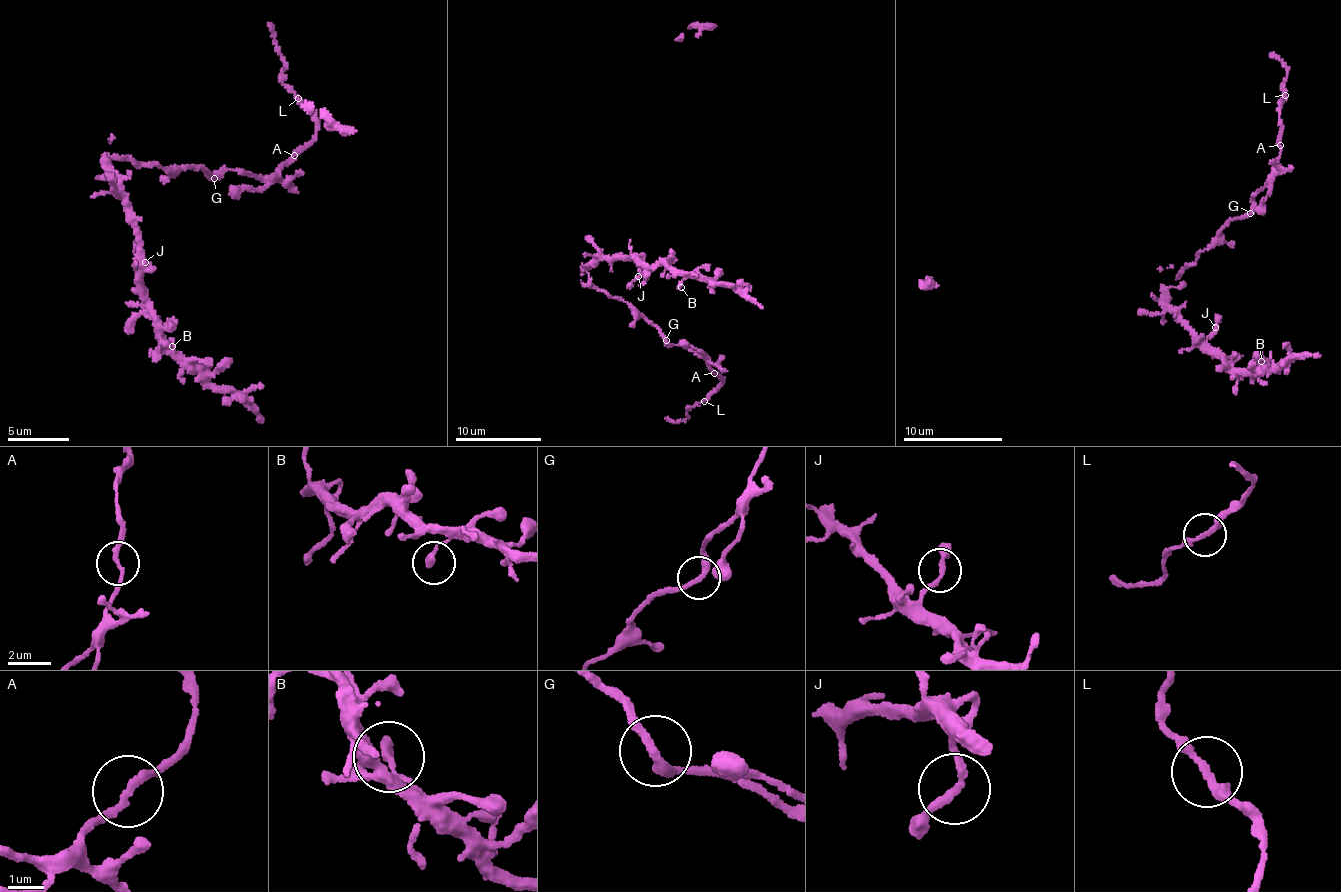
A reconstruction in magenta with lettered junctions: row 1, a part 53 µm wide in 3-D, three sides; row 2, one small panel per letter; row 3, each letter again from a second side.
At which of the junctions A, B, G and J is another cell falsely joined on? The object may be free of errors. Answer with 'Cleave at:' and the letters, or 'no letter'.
Cleave at: no letter

